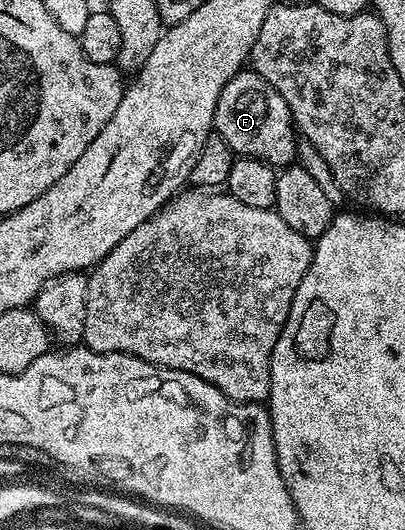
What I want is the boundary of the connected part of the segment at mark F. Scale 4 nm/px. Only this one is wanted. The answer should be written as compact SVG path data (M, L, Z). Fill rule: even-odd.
M253 71L236 74L220 91L213 132L221 135L236 155L255 157L275 167L295 164L298 155L300 141L296 136L294 120L290 118L288 103L284 103L278 92Z

